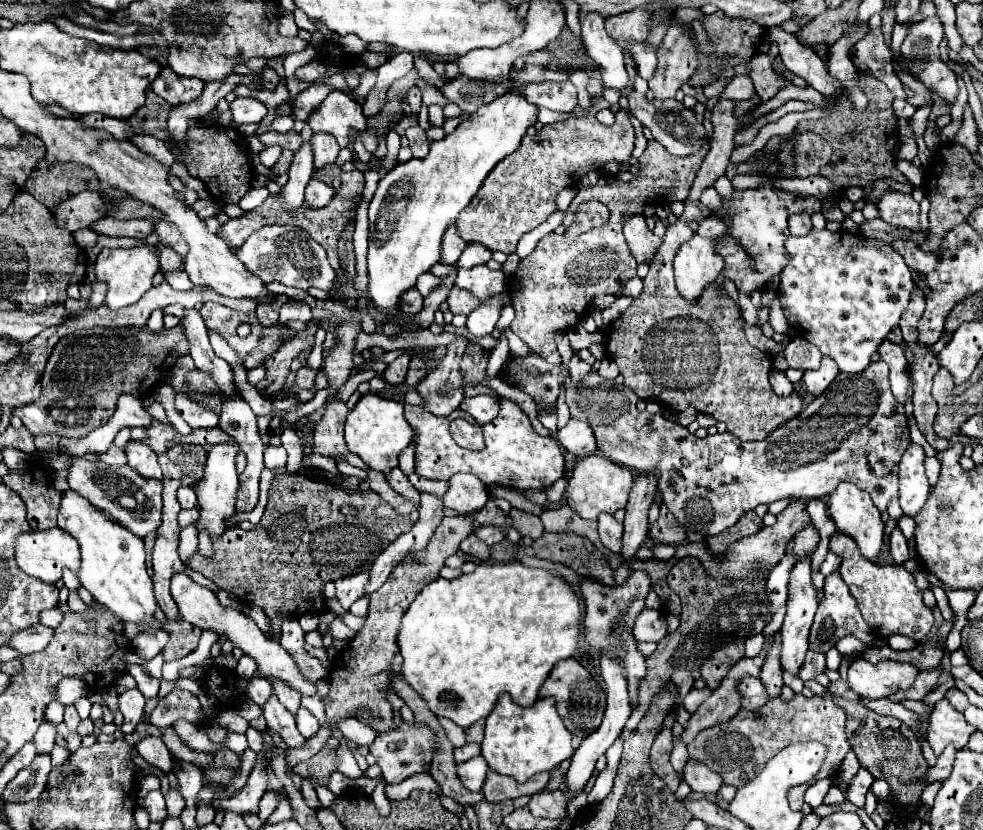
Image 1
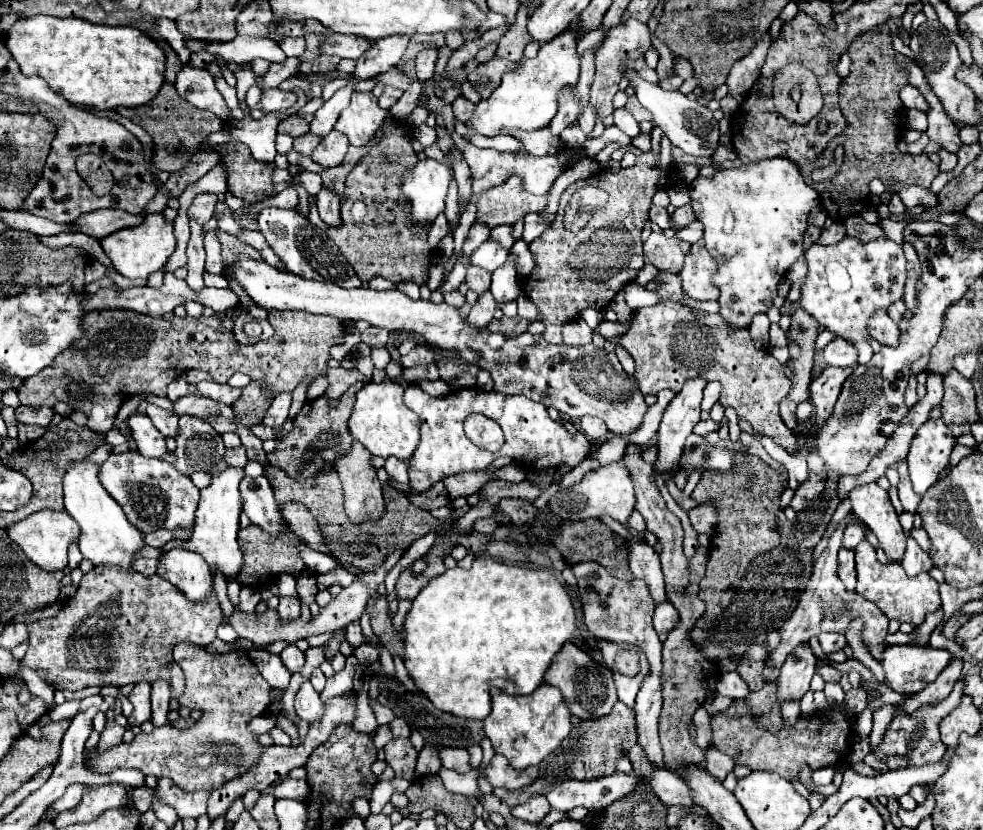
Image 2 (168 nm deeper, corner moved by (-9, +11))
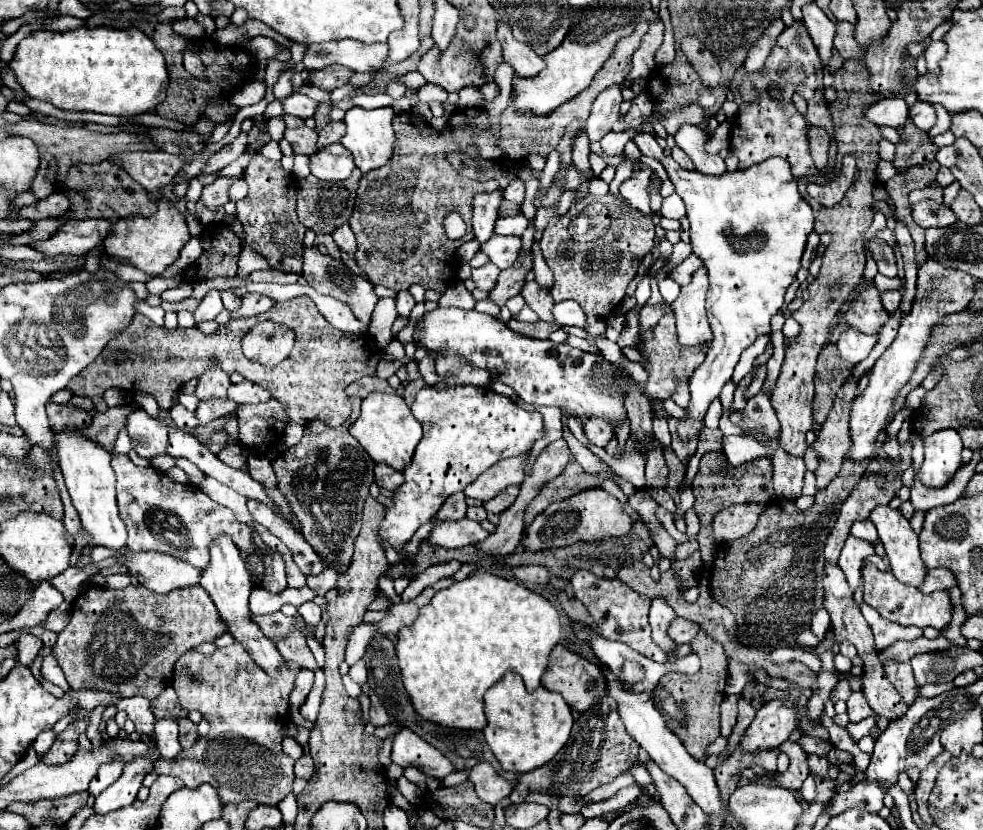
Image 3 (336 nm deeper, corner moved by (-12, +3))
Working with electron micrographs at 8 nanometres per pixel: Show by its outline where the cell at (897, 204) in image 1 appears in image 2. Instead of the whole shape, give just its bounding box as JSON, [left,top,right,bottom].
[899,185,937,209]

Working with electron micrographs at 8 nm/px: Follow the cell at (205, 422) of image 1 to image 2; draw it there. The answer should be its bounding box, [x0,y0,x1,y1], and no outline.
[195,381,241,405]

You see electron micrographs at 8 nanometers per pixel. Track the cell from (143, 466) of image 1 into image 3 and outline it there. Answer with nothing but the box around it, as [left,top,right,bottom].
[126,409,168,459]

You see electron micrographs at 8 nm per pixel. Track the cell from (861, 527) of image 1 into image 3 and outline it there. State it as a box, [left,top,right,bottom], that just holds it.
[870,505,928,587]

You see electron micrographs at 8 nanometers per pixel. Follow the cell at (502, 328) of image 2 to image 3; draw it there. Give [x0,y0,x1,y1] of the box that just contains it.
[508,319,560,339]

